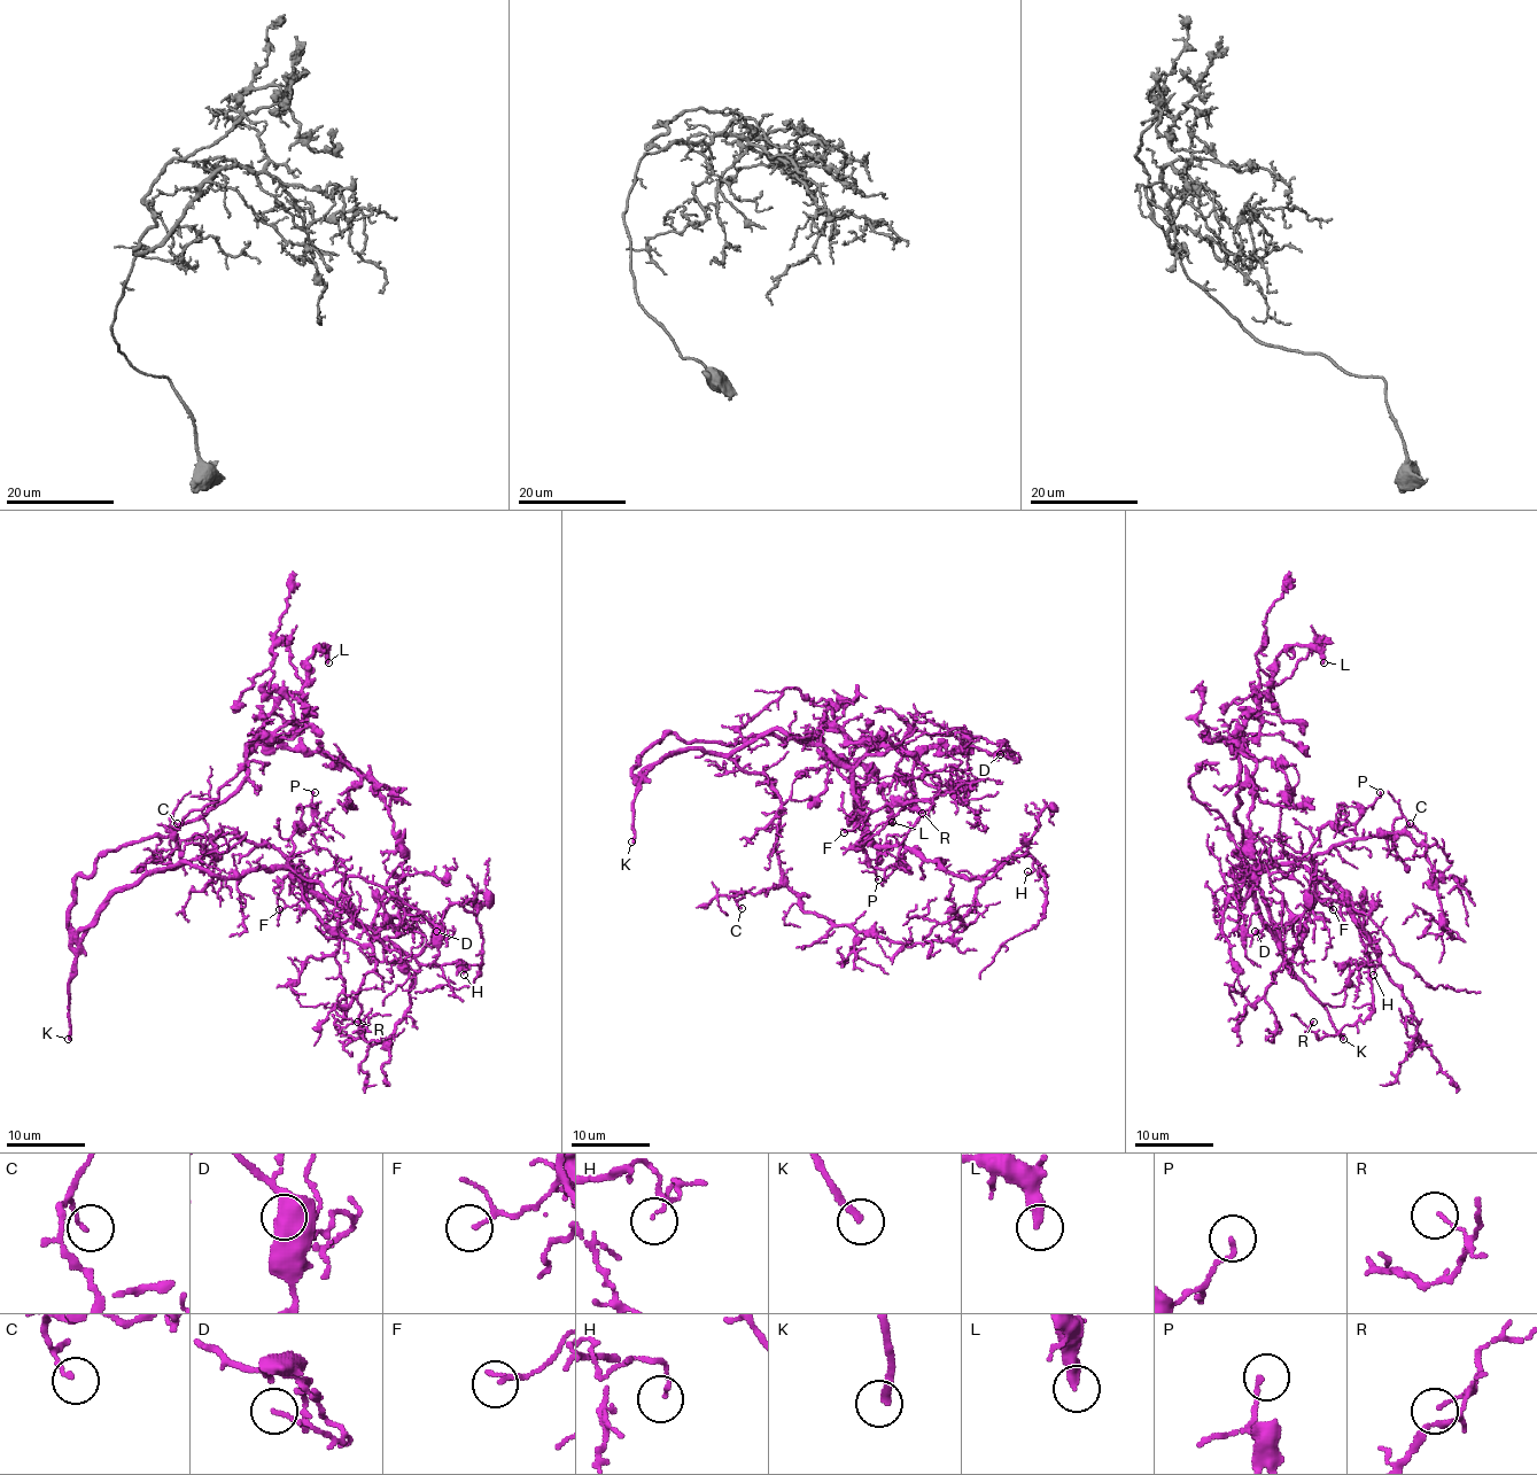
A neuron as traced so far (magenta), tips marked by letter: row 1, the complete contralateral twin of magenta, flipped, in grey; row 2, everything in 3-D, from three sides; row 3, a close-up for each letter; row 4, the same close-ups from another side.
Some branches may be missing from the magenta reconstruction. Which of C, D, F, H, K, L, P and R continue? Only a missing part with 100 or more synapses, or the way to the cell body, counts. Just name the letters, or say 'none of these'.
K

